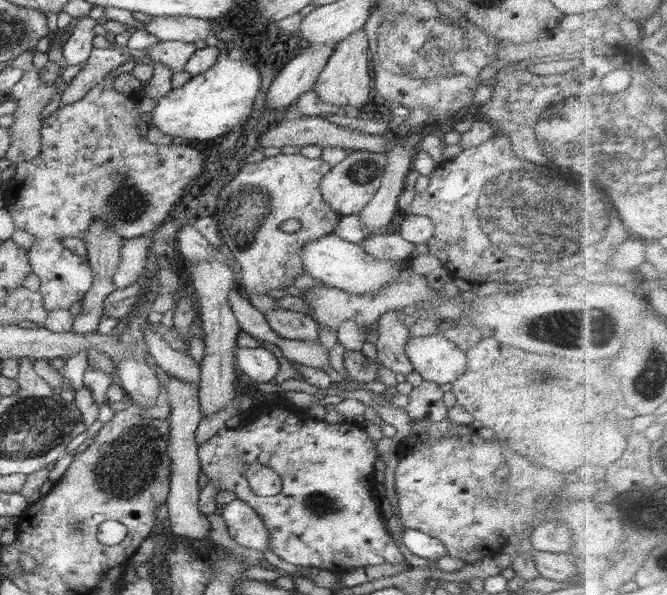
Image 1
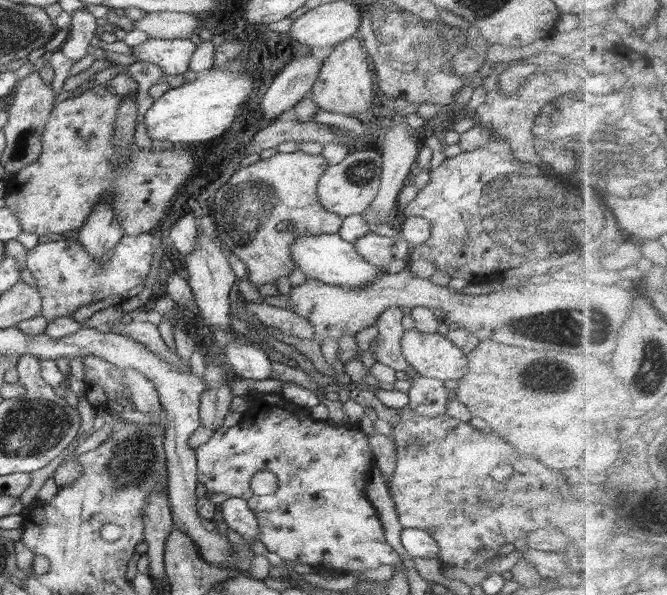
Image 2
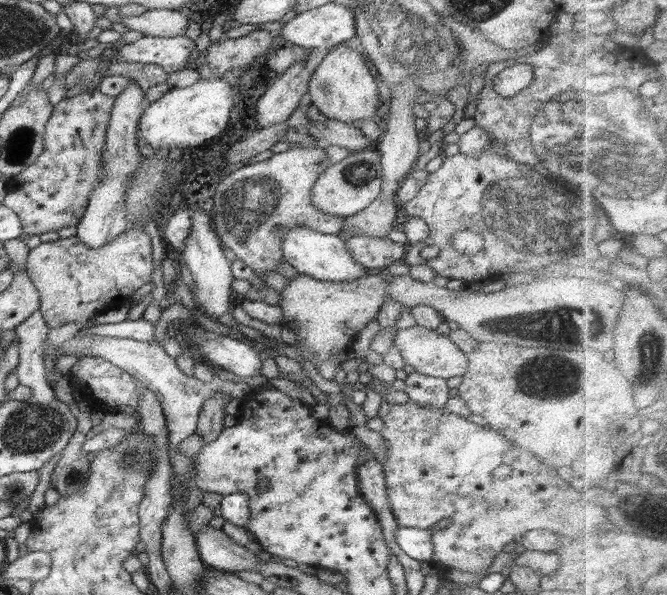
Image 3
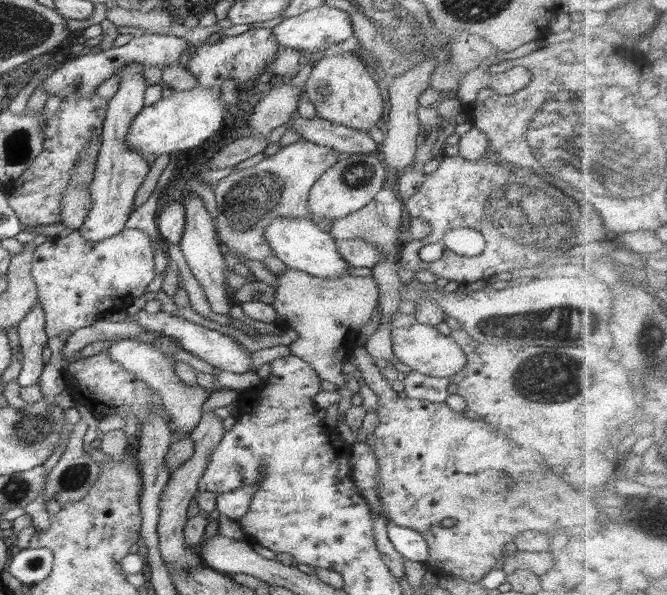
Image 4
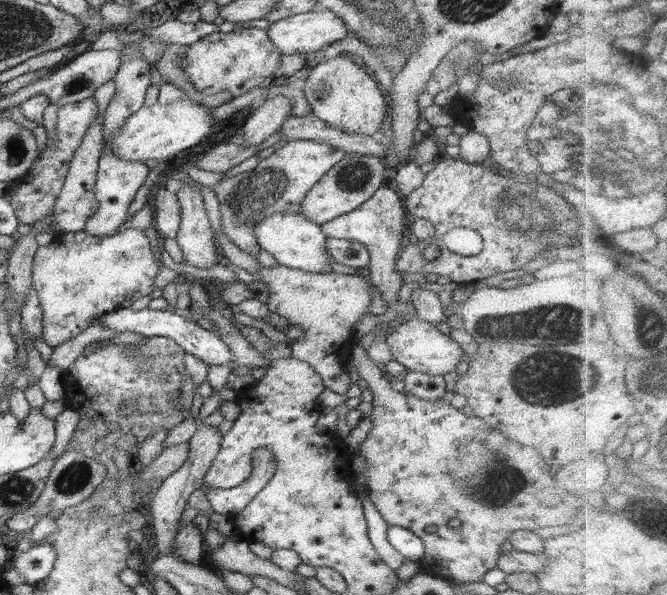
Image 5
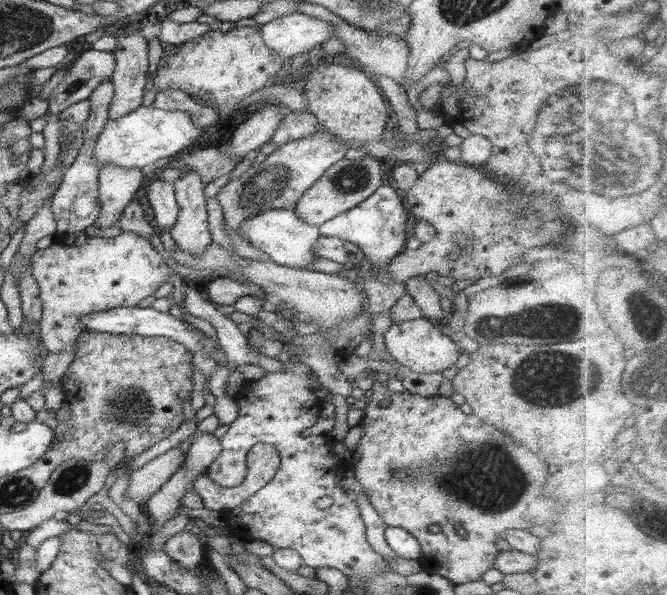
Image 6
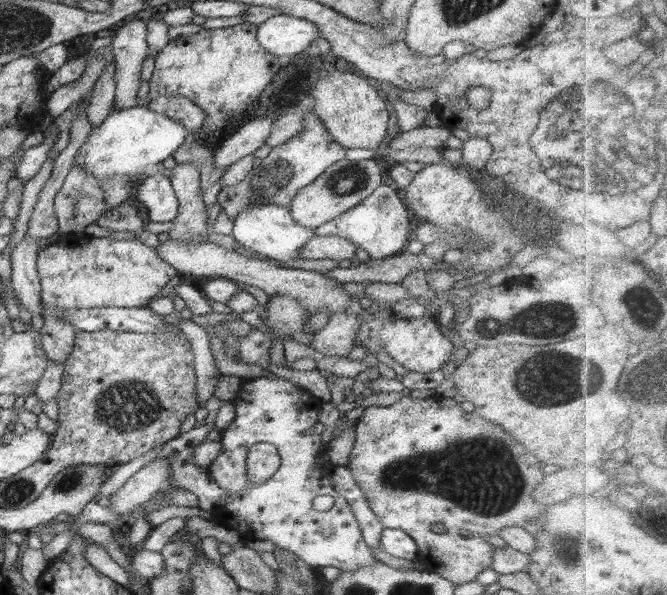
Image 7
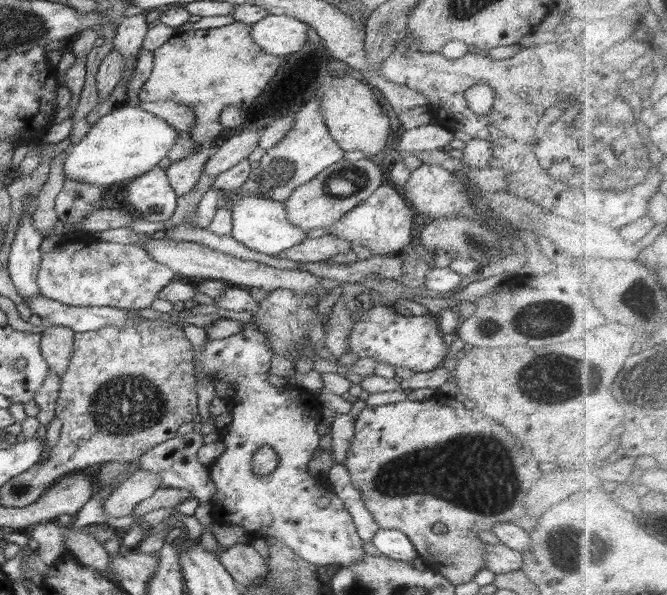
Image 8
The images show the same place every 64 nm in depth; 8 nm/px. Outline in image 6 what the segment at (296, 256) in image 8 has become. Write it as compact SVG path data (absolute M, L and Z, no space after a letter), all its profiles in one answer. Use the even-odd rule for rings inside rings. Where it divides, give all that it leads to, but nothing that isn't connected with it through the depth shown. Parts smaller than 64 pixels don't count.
M318 237L312 245L312 250L315 256L340 262L346 267L360 266L360 262L365 256L362 249L353 242L336 237Z

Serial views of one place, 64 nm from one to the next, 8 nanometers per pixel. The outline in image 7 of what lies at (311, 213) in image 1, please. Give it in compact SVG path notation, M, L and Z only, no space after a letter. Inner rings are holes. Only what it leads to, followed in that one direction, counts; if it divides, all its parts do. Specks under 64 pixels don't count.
M312 106L305 109L303 129L285 143L272 147L272 150L261 160L261 165L254 167L237 185L222 187L218 193L217 202L232 220L237 214L252 204L276 204L290 208L290 202L300 188L314 182L327 168L345 158L347 149L333 141L318 115L312 111Z

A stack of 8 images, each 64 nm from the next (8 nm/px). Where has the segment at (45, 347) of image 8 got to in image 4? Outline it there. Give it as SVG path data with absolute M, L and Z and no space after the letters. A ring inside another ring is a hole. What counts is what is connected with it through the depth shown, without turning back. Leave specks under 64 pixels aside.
M126 228L112 238L105 238L100 242L89 241L78 231L73 231L67 236L38 245L31 262L31 275L37 284L37 300L45 314L45 331L49 339L63 332L71 334L90 326L106 314L124 311L137 298L143 297L147 293L148 284L156 276L150 242L150 236L142 230Z

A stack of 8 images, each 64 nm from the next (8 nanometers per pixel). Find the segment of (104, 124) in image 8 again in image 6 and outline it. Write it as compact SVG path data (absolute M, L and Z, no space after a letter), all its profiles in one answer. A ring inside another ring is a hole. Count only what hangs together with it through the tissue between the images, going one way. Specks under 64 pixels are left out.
M139 106L136 110L117 119L108 119L102 132L95 140L95 164L100 168L105 164L115 164L124 168L144 168L162 158L196 145L206 128L196 127L186 111L164 111L156 107Z

